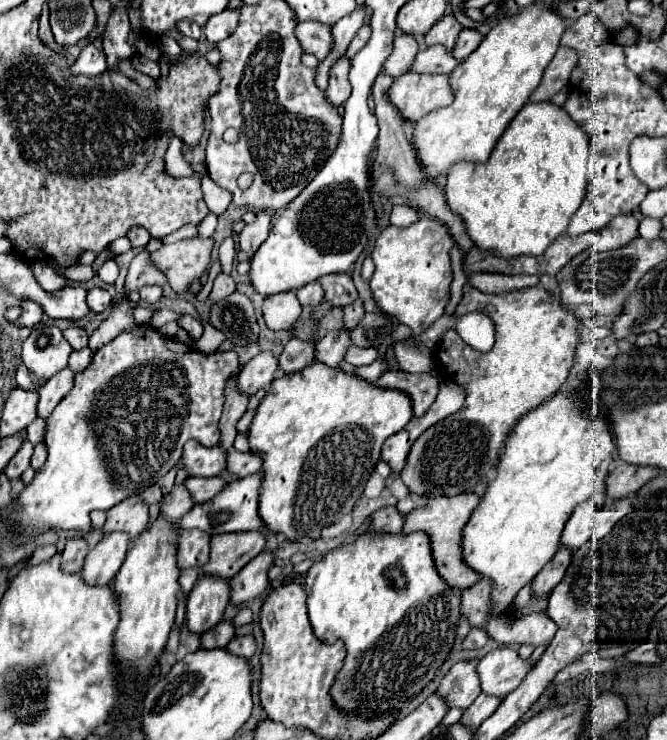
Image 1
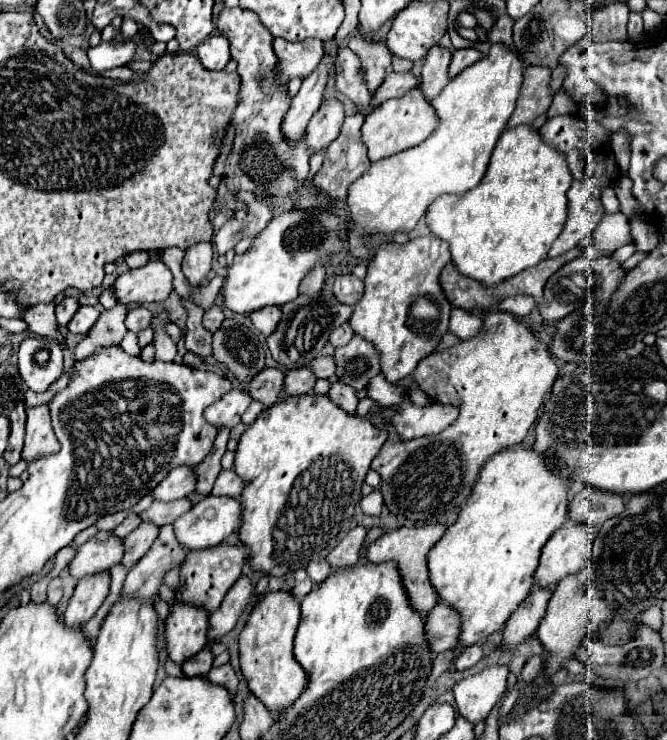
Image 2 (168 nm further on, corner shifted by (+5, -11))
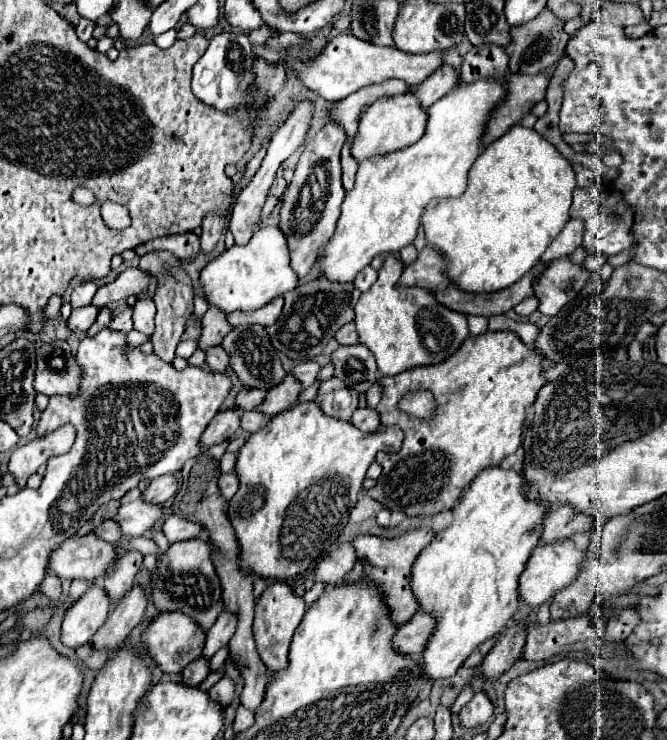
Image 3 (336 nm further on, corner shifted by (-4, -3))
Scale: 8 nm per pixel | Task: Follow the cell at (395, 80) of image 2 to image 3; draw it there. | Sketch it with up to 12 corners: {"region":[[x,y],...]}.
{"region":[[400,79],[366,85],[338,101],[332,119],[354,137],[366,109],[380,97],[406,93]]}

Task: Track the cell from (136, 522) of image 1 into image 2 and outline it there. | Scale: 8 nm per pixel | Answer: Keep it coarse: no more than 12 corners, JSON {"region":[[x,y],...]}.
{"region":[[101,531],[77,549],[69,575],[107,573],[123,557],[123,541]]}

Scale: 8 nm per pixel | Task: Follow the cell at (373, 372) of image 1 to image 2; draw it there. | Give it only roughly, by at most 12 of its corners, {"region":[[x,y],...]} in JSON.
{"region":[[341,381],[329,387],[329,397],[337,407],[353,413],[357,409],[355,389]]}

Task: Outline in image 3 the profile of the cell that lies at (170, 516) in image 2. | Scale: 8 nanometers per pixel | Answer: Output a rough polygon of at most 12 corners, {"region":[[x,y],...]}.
{"region":[[144,499],[114,517],[128,537],[146,535],[164,521],[164,505]]}

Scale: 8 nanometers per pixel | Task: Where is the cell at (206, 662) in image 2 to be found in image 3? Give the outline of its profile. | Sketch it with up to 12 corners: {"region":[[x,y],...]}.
{"region":[[204,657],[182,671],[182,683],[200,685],[210,673]]}

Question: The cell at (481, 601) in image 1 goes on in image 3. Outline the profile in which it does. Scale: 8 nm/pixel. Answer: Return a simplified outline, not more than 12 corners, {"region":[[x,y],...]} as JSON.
{"region":[[430,613],[414,615],[394,635],[394,647],[420,657],[436,629]]}

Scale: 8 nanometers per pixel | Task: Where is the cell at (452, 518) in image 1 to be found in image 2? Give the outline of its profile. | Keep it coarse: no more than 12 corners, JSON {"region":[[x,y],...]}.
{"region":[[401,527],[367,549],[371,563],[397,563],[409,603],[437,605],[425,559],[445,527]]}

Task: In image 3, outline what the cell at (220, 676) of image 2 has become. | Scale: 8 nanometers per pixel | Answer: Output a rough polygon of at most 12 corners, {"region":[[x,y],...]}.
{"region":[[224,675],[208,693],[222,707],[234,697],[234,683]]}

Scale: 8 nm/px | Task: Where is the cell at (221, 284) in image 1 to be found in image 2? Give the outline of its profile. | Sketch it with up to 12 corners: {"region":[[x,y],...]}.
{"region":[[211,307],[203,315],[203,327],[215,333],[223,323],[223,311]]}

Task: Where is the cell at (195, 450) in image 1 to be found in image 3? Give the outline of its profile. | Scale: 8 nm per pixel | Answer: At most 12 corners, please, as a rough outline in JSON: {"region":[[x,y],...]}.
{"region":[[178,477],[150,481],[144,499],[166,503],[178,493]]}

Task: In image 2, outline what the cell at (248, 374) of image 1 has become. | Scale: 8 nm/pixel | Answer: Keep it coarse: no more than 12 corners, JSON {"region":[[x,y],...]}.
{"region":[[231,389],[203,417],[217,429],[233,429],[251,405],[245,389]]}

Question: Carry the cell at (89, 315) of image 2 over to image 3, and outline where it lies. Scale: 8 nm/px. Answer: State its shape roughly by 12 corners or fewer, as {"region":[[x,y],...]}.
{"region":[[98,307],[72,309],[68,327],[88,331],[98,317]]}

